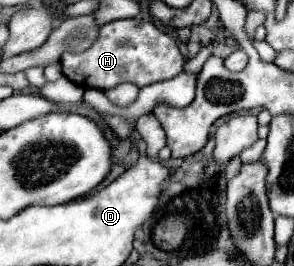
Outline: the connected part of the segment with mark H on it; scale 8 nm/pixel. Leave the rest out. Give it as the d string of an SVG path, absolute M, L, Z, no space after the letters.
M140 18L132 20L116 20L108 22L100 28L94 44L78 54L66 52L60 58L62 74L82 88L98 88L110 90L122 82L132 82L138 88L170 80L184 70L186 58L180 54L172 36L160 32L152 22L144 22Z

